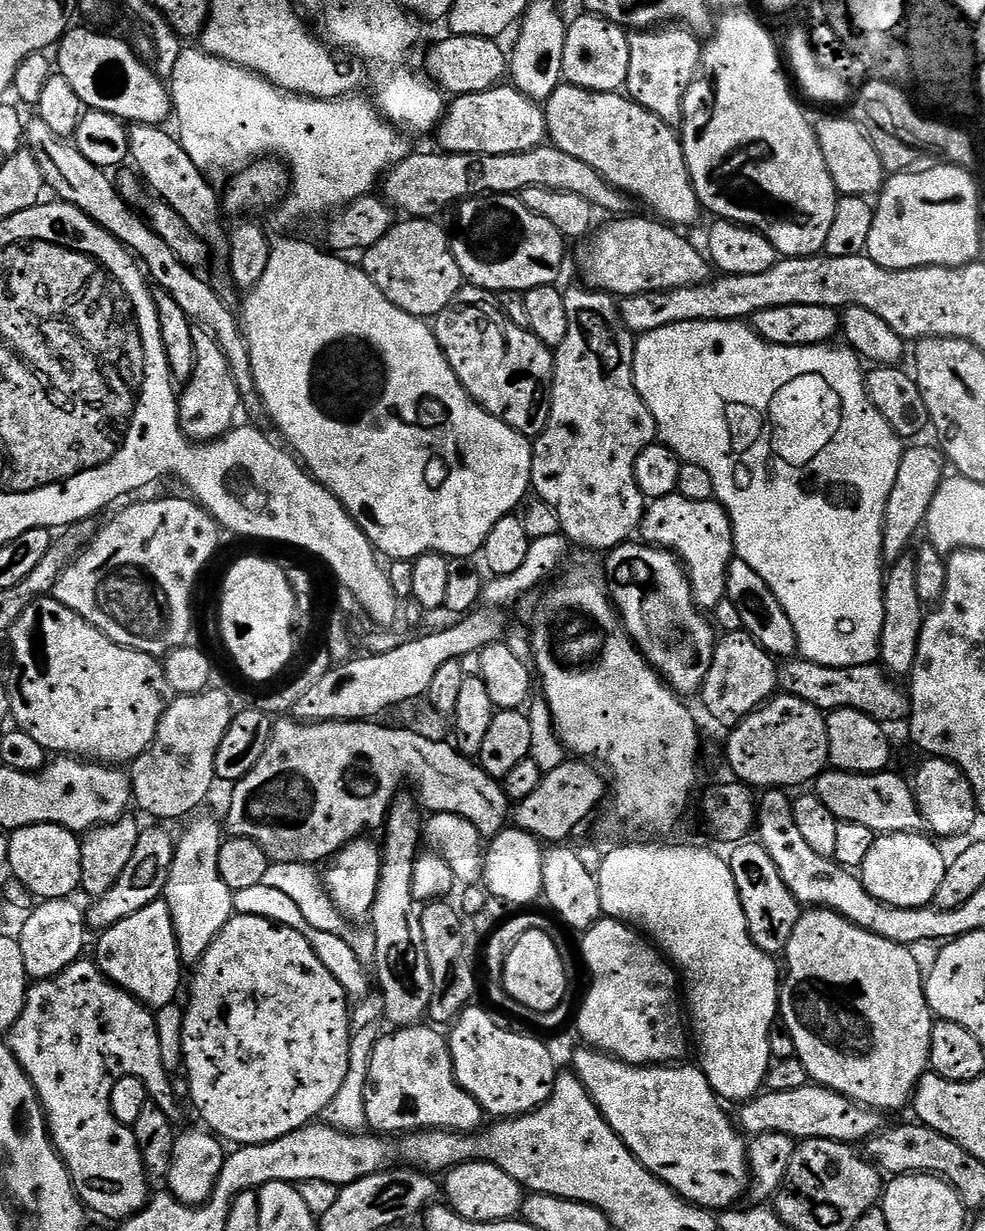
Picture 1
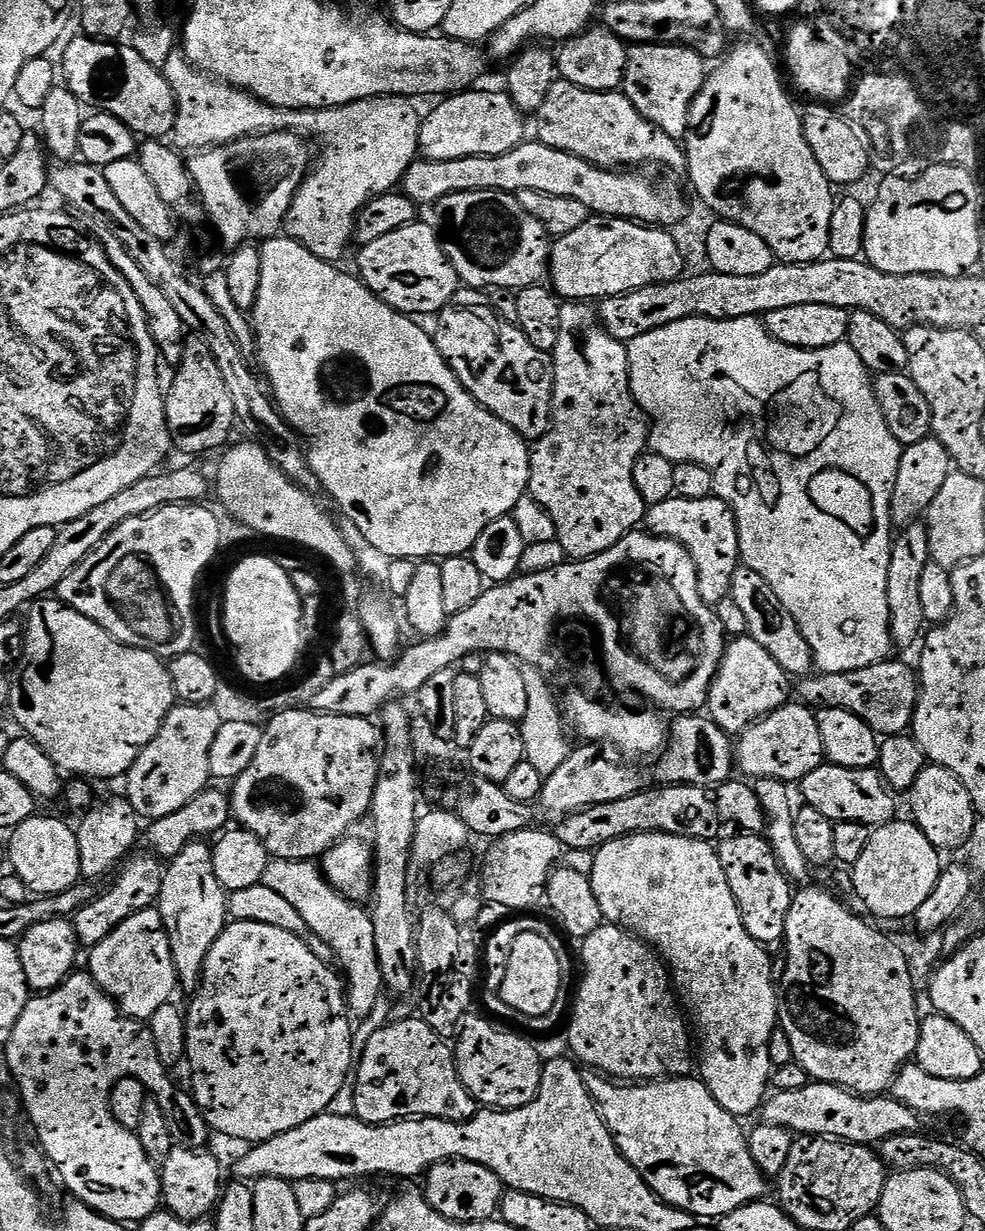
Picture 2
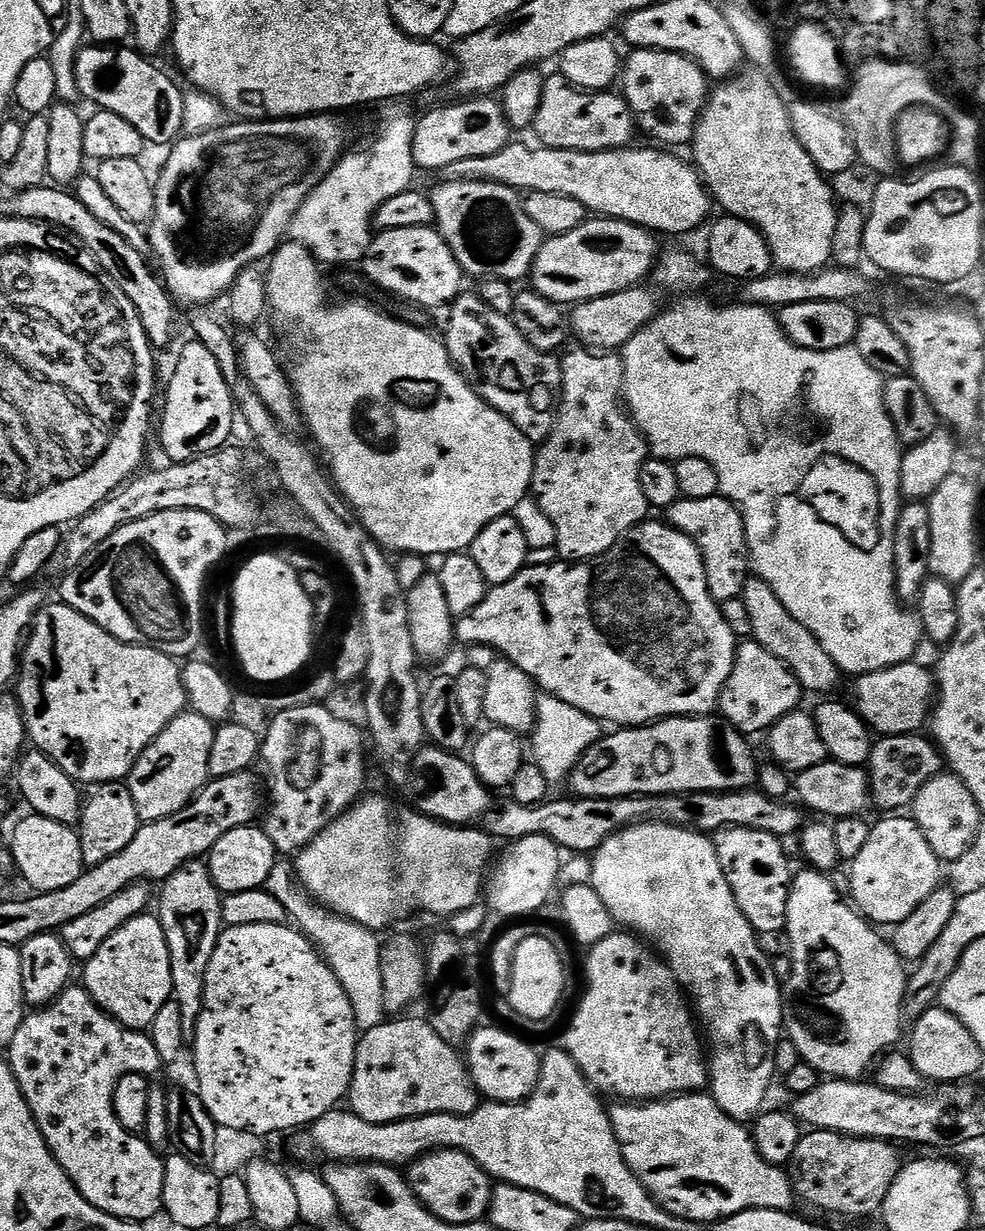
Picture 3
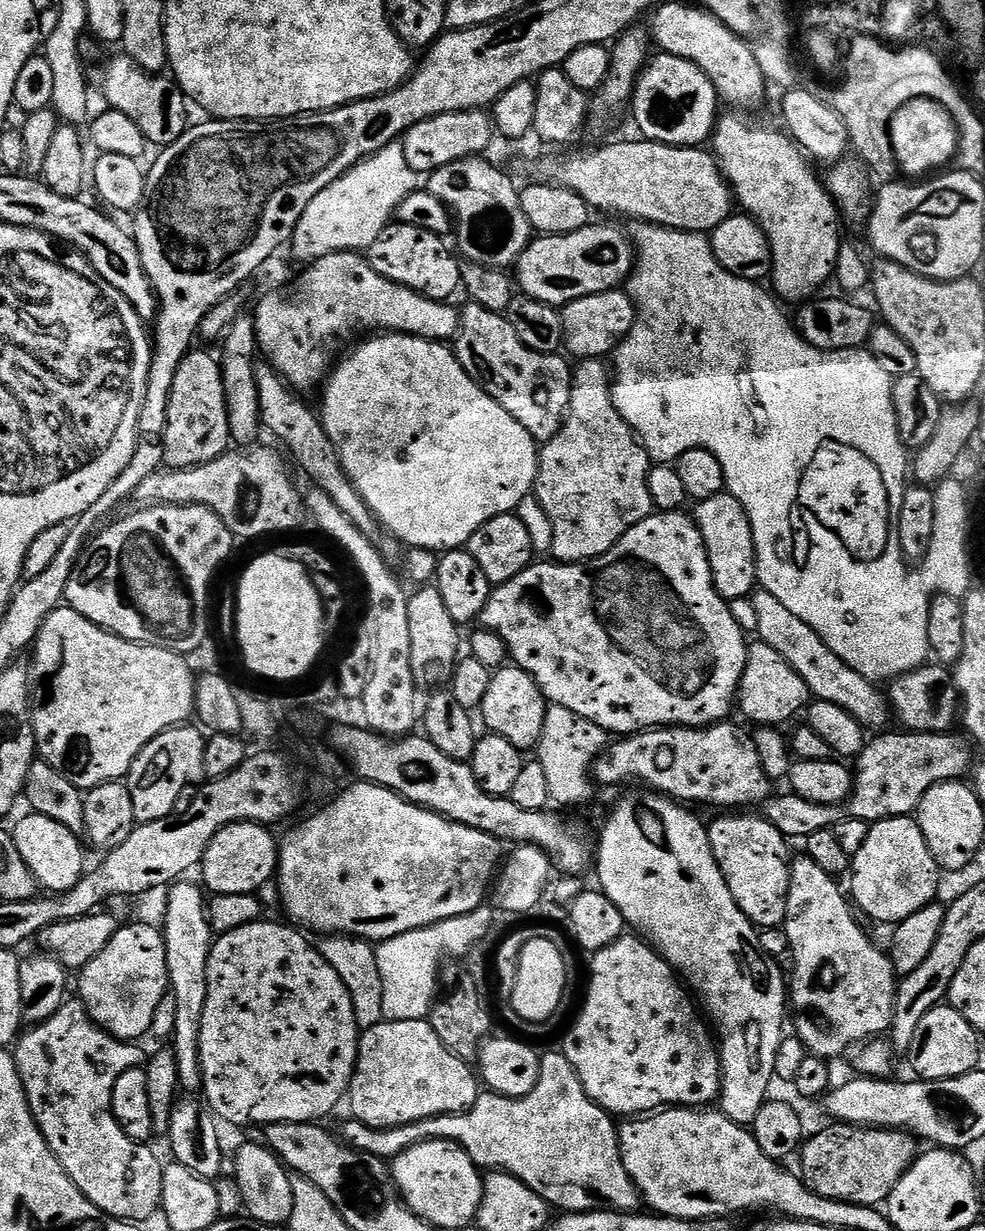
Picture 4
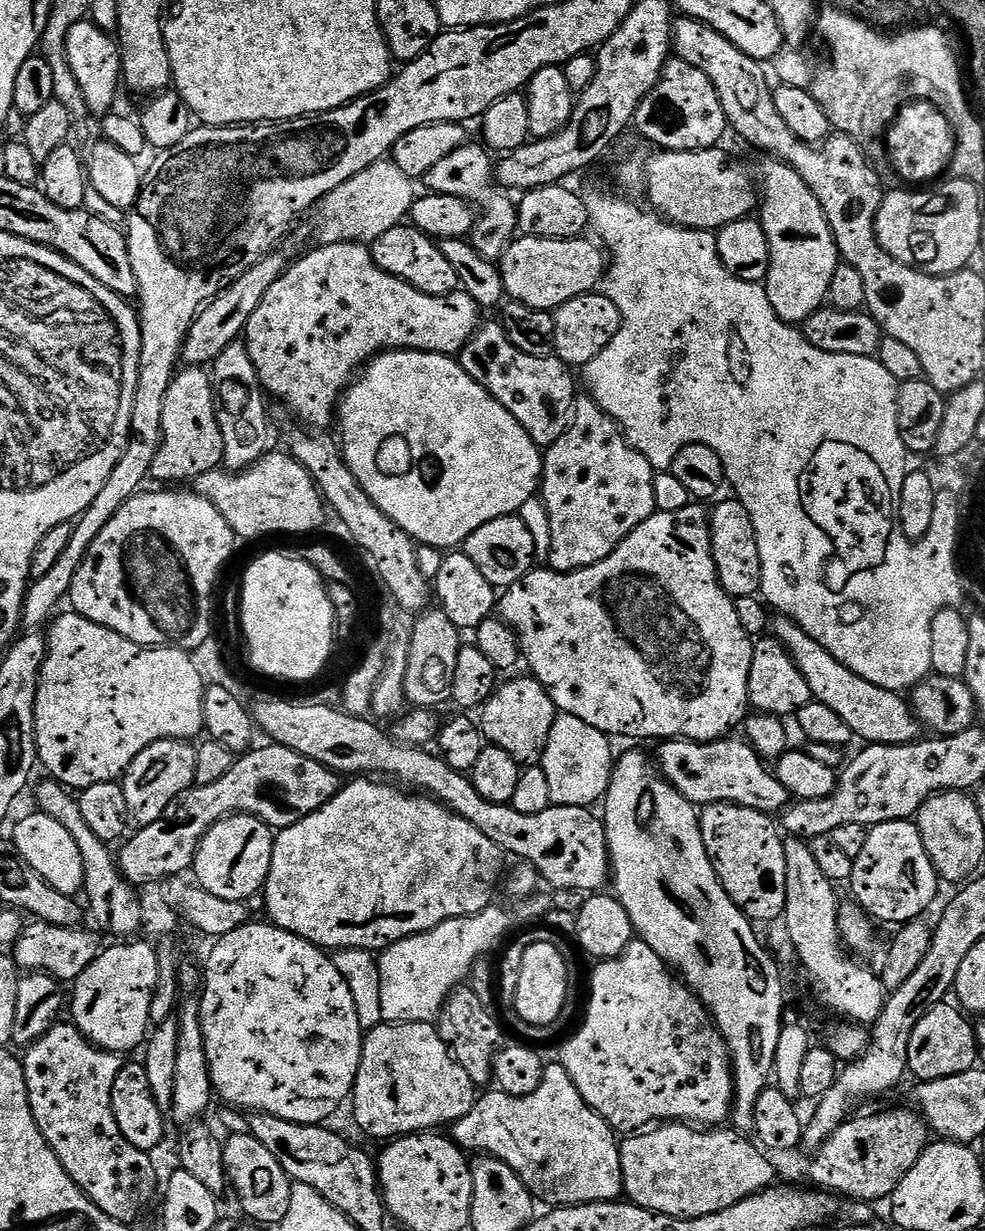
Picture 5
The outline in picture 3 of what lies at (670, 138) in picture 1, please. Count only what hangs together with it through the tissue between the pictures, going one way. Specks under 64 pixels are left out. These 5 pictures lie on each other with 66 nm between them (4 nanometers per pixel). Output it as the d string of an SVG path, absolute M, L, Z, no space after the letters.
M559 74L549 75L544 81L542 106L538 106L534 133L546 148L578 150L579 152L609 152L615 148L627 148L633 143L632 135L638 129L632 111L623 95L612 90L591 93L577 88Z

